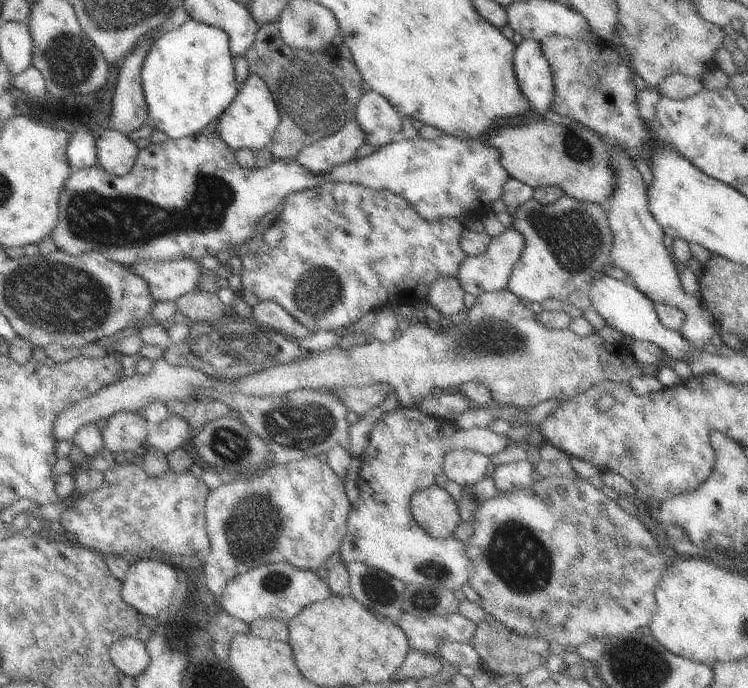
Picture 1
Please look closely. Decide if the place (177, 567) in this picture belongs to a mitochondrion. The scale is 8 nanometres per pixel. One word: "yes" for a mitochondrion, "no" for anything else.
no

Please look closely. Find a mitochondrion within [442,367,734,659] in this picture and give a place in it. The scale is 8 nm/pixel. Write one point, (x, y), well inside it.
(518, 557)

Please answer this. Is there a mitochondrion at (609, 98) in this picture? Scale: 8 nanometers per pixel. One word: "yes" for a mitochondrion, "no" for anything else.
no

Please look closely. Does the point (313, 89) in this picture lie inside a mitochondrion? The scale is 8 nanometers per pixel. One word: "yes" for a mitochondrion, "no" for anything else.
yes

